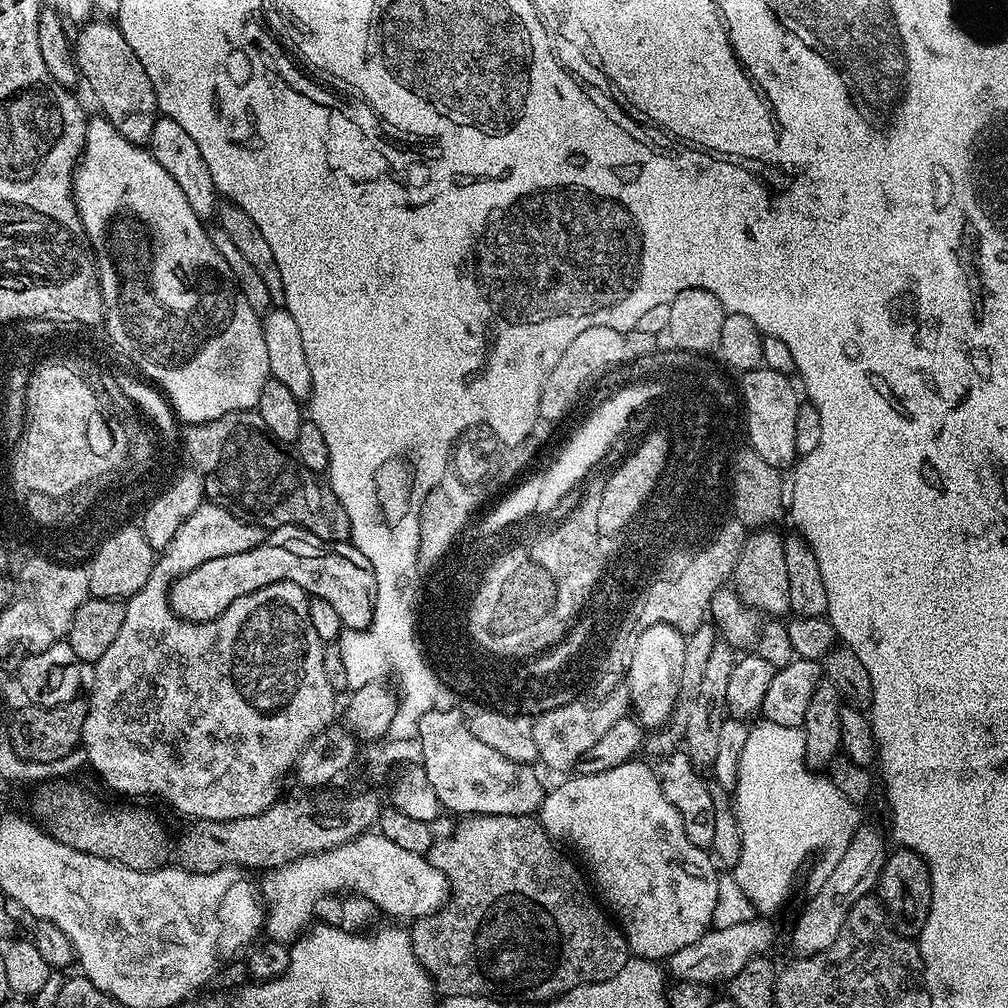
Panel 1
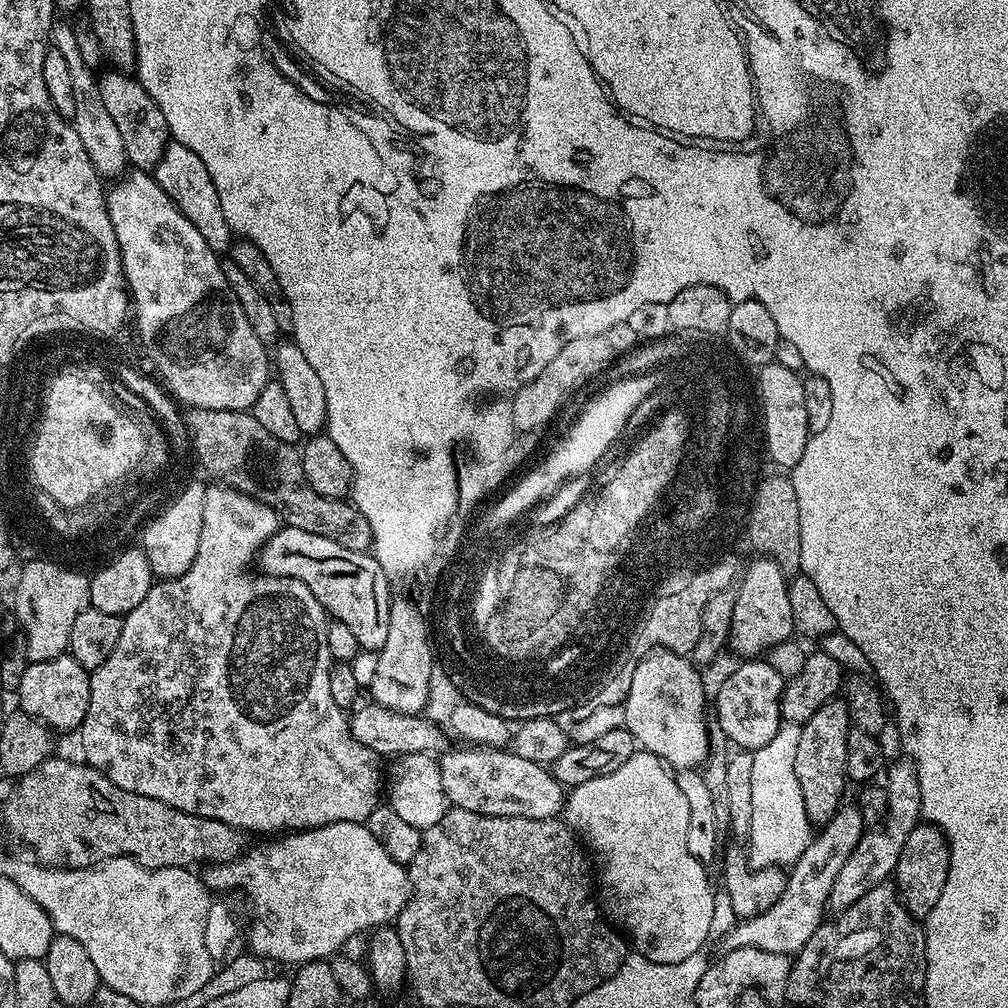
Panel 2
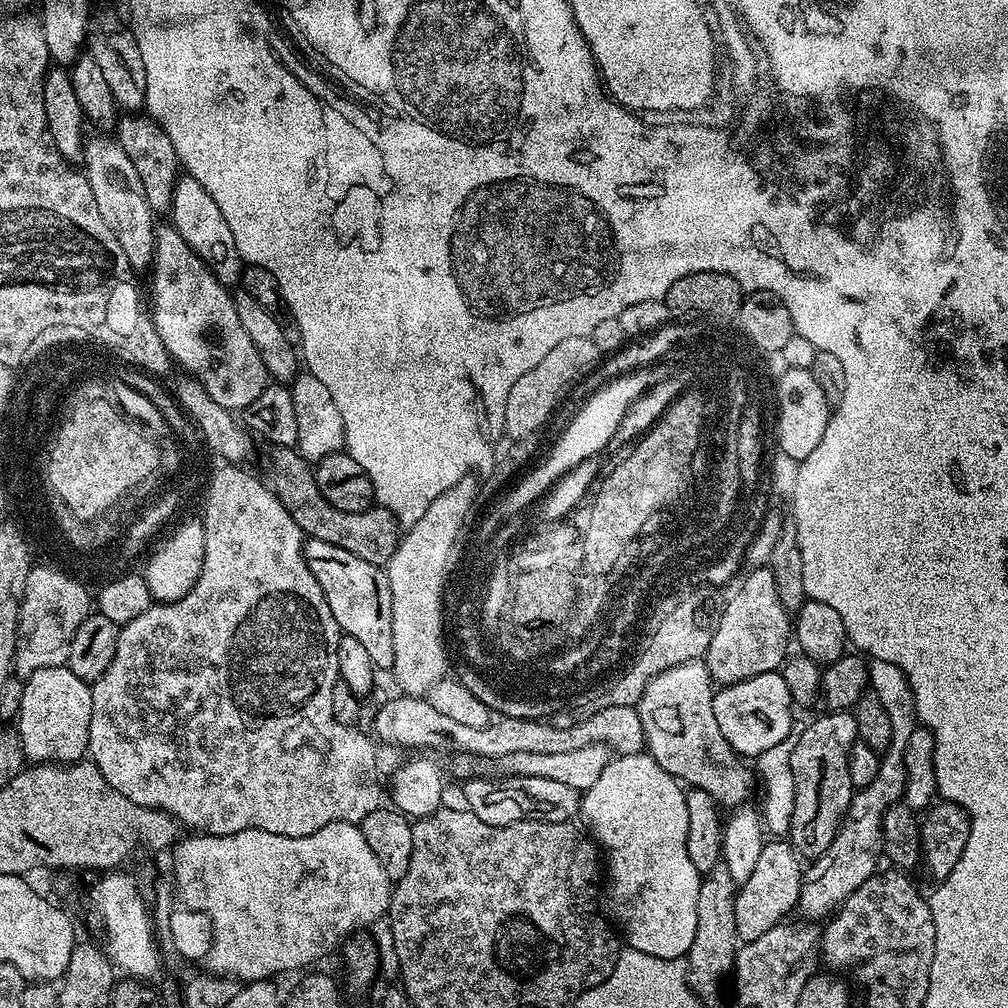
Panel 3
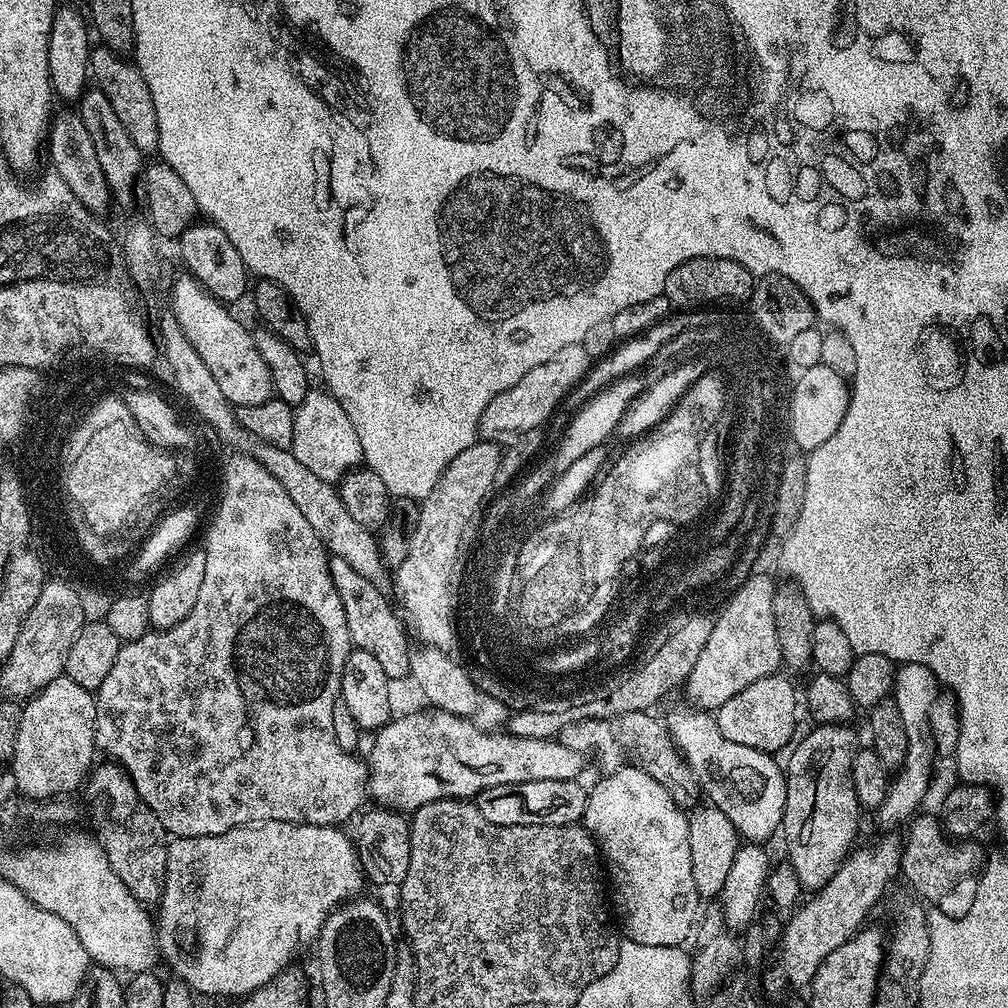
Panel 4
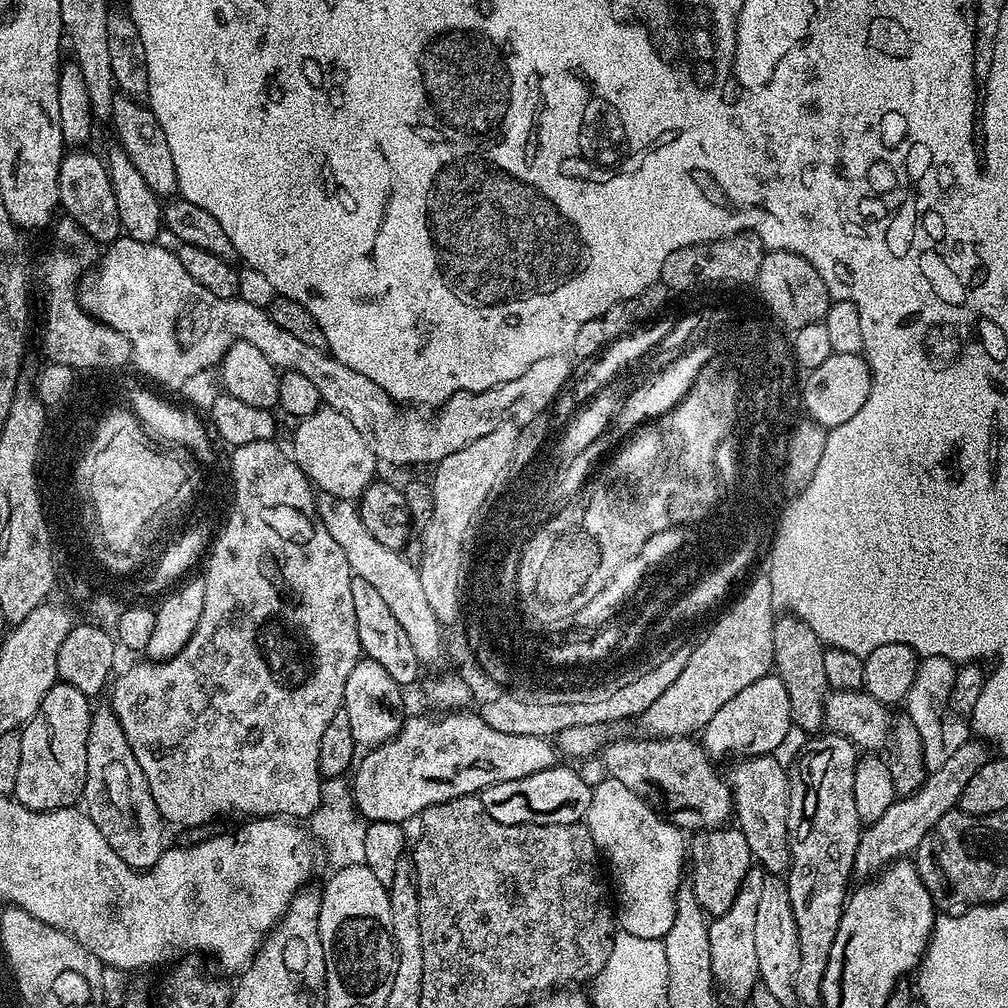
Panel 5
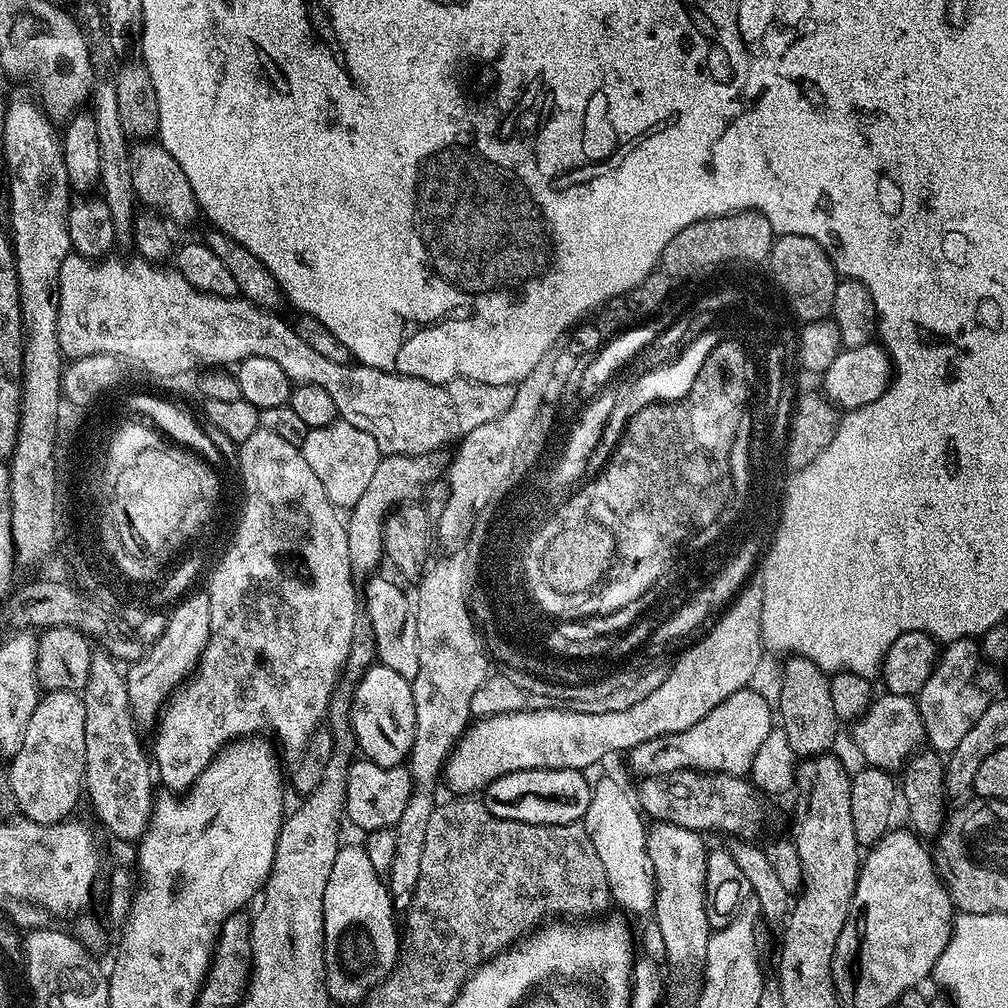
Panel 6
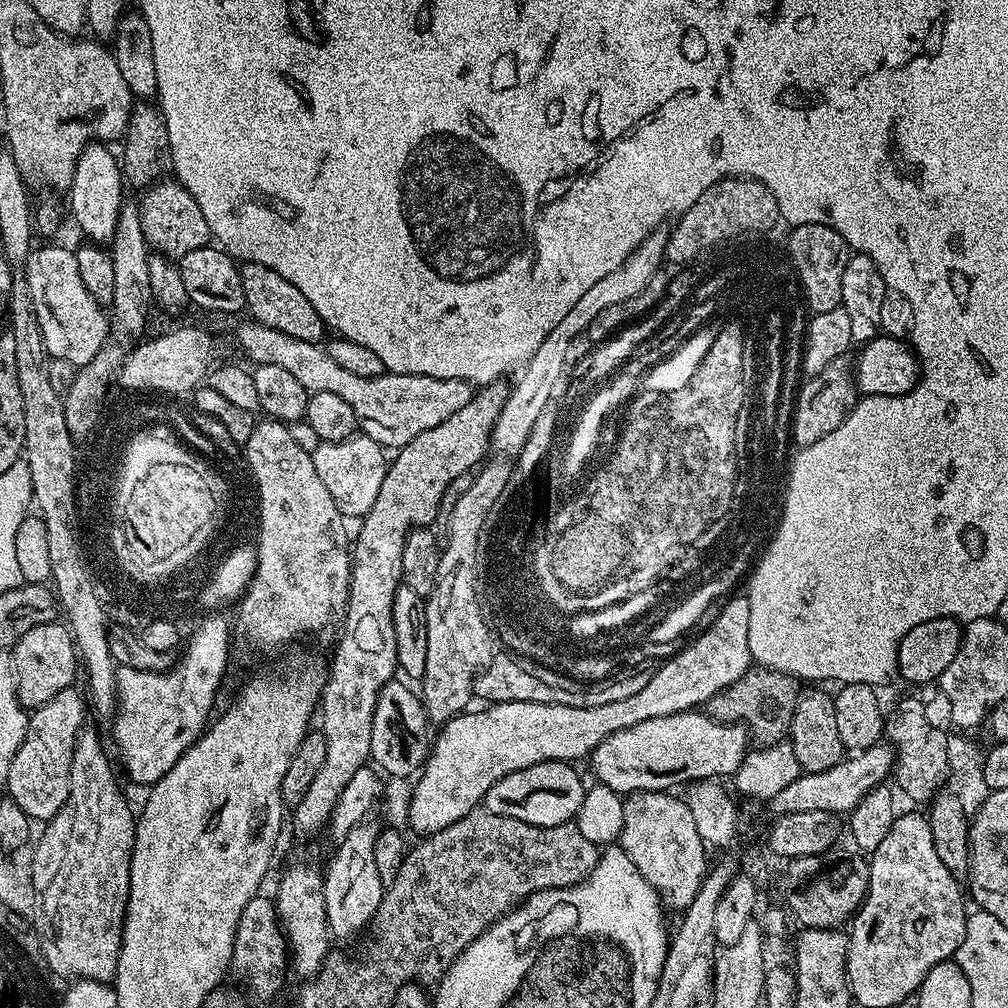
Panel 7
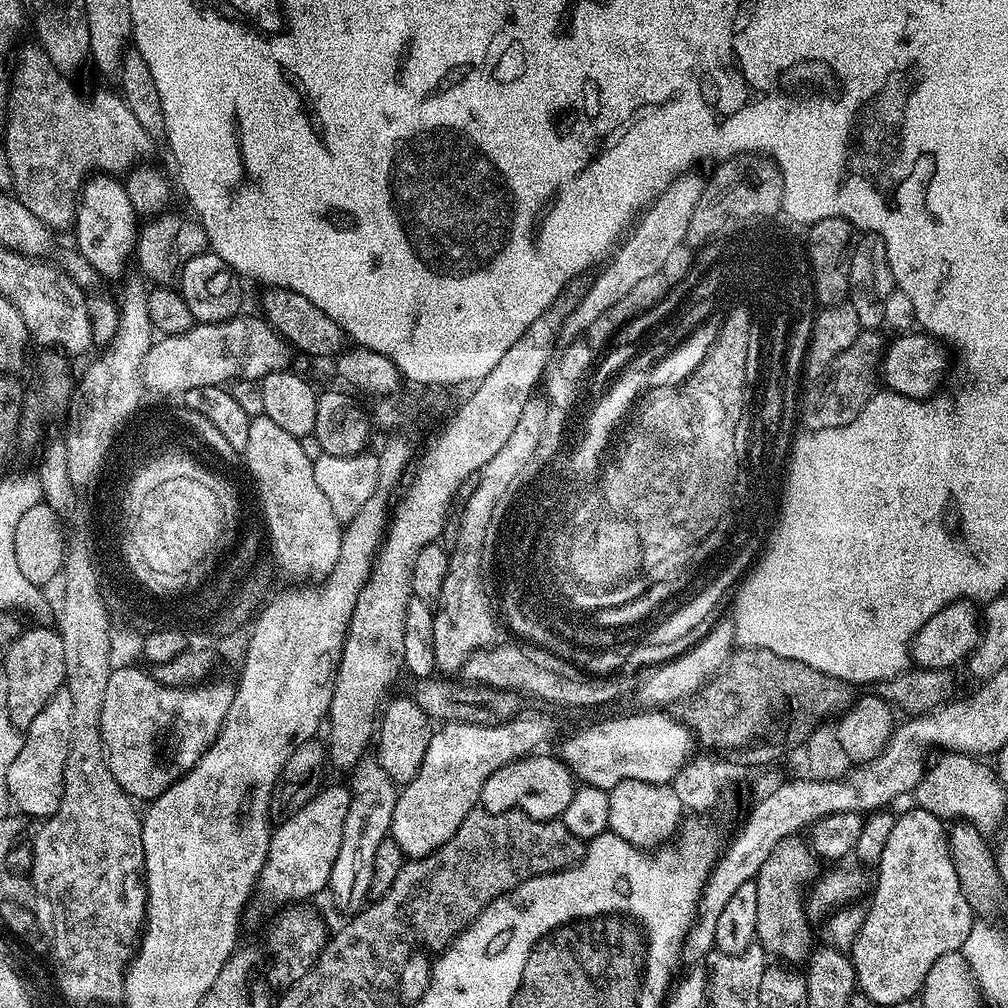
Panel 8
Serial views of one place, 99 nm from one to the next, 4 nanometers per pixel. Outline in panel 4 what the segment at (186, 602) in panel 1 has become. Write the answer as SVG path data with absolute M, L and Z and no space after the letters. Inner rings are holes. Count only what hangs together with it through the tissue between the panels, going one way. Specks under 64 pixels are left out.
M338 556L331 557L328 569L338 590L338 596L344 600L346 626L350 630L353 645L372 655L382 666L382 670L386 670L389 681L396 682L403 676L407 677L412 671L413 649L408 648L408 636L404 633L406 624L401 613L397 609L396 613L392 609L391 602L384 597L384 592L380 589L381 585L358 574L358 570L350 566L350 562Z

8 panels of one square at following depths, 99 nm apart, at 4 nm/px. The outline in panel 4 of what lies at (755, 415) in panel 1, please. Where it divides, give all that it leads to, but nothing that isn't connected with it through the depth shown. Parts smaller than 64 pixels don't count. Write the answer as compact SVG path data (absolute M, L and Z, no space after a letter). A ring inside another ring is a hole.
M815 364L803 369L795 377L791 385L791 395L787 397L788 422L787 431L790 433L790 440L801 448L804 454L814 451L842 422L848 409L848 397L850 395L850 384L845 377L840 376L830 366Z

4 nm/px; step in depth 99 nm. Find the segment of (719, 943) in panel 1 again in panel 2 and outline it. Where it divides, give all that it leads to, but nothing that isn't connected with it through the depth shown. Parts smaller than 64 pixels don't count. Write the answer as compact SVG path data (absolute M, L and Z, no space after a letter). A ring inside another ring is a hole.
M841 806L831 818L819 829L820 832L809 839L806 850L791 865L787 873L785 889L781 897L764 913L741 919L725 933L722 944L725 949L757 948L770 950L776 954L791 957L801 952L810 942L814 930L818 930L825 919L826 905L831 896L831 887L838 877L838 872L846 864L847 858L858 846L859 840L866 831L866 825L859 807Z

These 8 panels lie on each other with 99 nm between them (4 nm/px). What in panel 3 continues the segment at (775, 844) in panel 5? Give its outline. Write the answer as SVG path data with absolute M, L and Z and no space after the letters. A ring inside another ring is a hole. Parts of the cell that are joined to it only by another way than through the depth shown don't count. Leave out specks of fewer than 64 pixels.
M703 659L662 670L638 699L646 751L677 781L706 790L719 805L739 806L751 797L748 795L752 792L754 772L749 765L749 769L744 765L747 763L730 747L726 738L722 738L718 718L714 718L713 695L714 681Z

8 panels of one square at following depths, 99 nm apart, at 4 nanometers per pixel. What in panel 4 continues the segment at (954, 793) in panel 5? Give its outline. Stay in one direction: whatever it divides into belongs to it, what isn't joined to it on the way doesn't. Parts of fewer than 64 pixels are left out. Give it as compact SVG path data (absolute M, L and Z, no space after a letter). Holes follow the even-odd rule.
M884 834L881 840L874 841L869 848L857 847L850 851L848 857L840 863L834 878L830 878L826 886L815 889L809 895L812 897L806 902L804 900L791 913L793 916L789 918L780 936L780 945L776 948L776 961L772 965L769 963L762 972L764 988L770 995L780 996L787 988L807 989L826 954L838 950L838 946L860 931L868 911L891 886L892 879L901 875L902 840L892 835L896 834Z

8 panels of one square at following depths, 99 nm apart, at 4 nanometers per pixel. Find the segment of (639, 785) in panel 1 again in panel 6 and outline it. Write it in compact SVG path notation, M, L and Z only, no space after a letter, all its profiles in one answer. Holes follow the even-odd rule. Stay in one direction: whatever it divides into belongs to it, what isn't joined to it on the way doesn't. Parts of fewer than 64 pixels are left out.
M612 780L595 781L590 806L582 823L590 834L590 842L594 842L594 850L598 850L598 858L602 858L602 870L606 870L612 900L626 911L644 916L653 911L656 902L656 879L648 857L645 817L633 797L629 793L628 796Z

